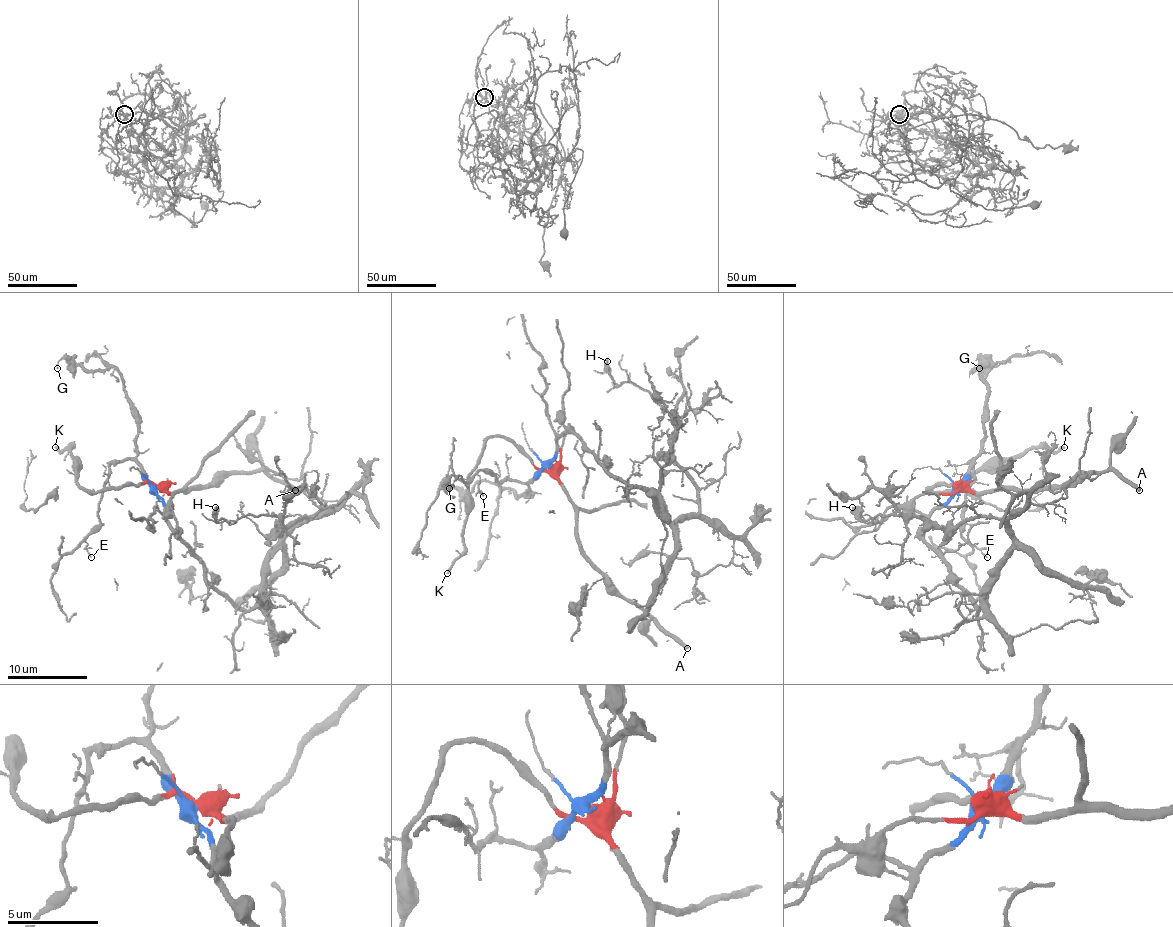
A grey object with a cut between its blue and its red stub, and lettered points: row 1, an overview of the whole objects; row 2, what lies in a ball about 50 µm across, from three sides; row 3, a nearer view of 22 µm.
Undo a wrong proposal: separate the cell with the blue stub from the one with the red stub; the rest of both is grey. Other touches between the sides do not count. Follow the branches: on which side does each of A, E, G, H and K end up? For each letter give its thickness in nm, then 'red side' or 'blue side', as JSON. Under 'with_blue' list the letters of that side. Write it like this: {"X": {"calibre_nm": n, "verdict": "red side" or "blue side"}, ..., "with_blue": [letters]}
{"A": {"calibre_nm": 400, "verdict": "red side"}, "E": {"calibre_nm": 120, "verdict": "blue side"}, "G": {"calibre_nm": 110, "verdict": "blue side"}, "H": {"calibre_nm": 480, "verdict": "blue side"}, "K": {"calibre_nm": 300, "verdict": "red side"}, "with_blue": ["E", "G", "H"]}

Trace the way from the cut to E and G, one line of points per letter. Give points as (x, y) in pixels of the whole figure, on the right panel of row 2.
E: (956, 488), (974, 460), (974, 482), (966, 494), (962, 536), (988, 556)
G: (956, 488), (980, 450), (988, 397), (986, 383), (976, 371), (972, 371), (984, 363), (980, 359), (980, 369)

